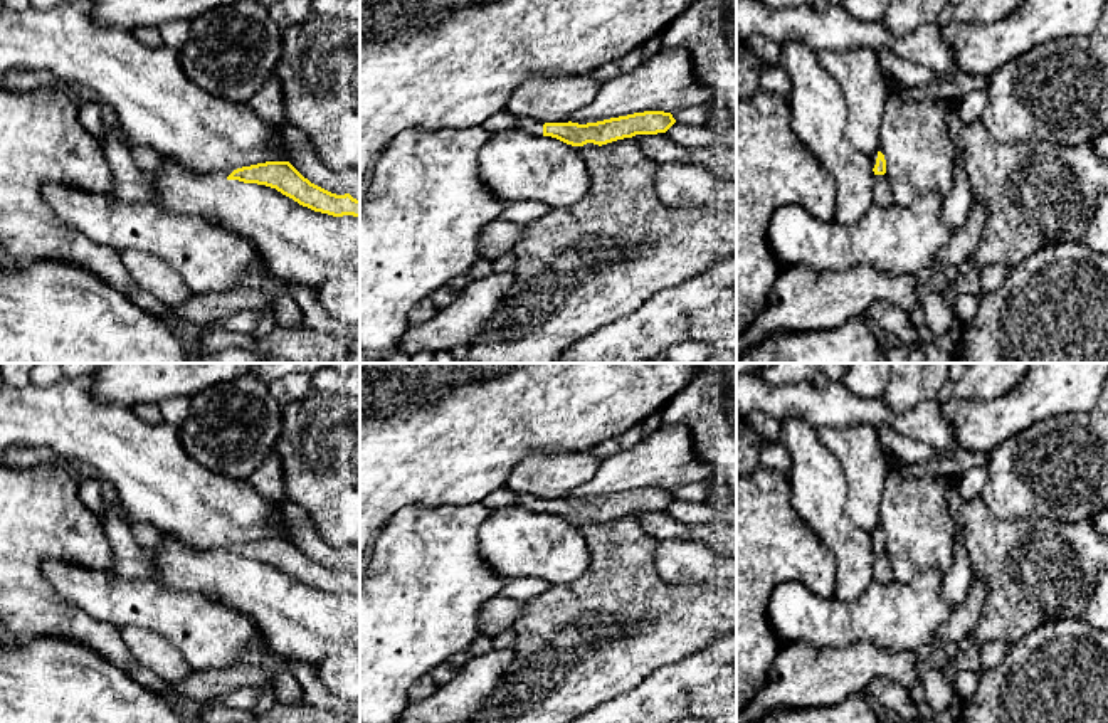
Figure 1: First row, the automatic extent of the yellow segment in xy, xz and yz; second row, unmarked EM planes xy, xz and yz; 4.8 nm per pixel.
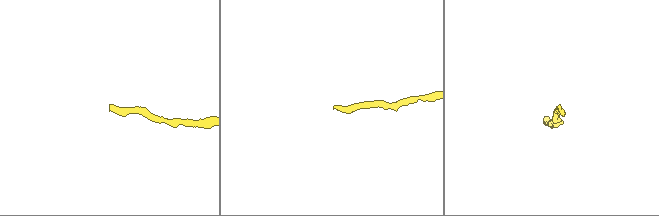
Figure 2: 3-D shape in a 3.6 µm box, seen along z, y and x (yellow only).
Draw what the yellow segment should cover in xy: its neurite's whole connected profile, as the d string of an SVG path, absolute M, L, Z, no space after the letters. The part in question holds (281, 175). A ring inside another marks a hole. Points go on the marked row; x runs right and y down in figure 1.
M266 161L234 170L227 180L257 183L276 188L303 207L333 217L353 215L360 219L360 200L350 193L331 193L304 178L289 161Z

